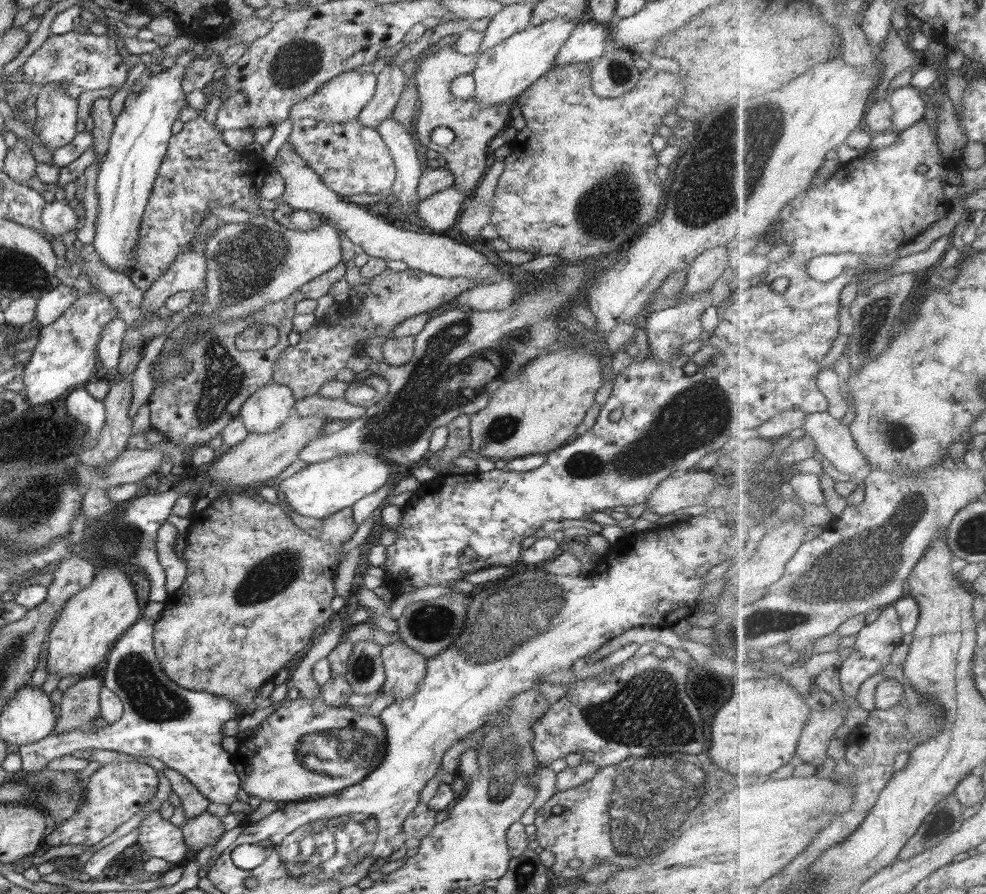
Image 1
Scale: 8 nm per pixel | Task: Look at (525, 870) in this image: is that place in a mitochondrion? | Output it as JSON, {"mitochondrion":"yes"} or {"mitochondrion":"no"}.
{"mitochondrion":"yes"}

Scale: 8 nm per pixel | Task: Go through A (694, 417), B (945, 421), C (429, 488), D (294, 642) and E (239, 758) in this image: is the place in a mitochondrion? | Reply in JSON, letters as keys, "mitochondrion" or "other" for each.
{"A":"mitochondrion","B":"other","C":"other","D":"other","E":"other"}

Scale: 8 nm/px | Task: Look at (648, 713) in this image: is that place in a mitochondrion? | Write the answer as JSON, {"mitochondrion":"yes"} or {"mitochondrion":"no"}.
{"mitochondrion":"yes"}

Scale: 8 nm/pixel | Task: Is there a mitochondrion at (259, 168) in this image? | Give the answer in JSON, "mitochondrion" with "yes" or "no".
{"mitochondrion":"no"}

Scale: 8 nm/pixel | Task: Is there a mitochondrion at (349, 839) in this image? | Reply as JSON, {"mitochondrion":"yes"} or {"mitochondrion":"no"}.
{"mitochondrion":"yes"}

